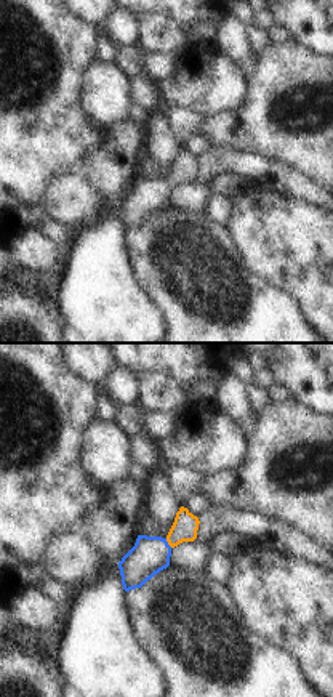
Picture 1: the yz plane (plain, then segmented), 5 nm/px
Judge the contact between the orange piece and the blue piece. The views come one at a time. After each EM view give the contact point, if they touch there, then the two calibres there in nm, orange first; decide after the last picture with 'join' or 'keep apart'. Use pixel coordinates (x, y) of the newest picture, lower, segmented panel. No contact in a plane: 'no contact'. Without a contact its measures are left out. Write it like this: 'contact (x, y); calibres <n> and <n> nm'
contact (168, 543); calibres 130 and 190 nm

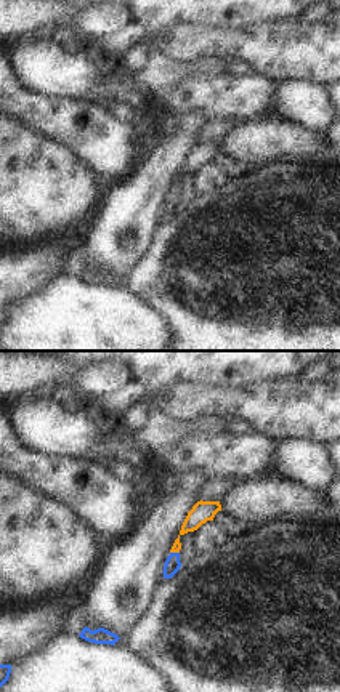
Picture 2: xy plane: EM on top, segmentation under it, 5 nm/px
contact (175, 551); calibres 110 and 80 nm

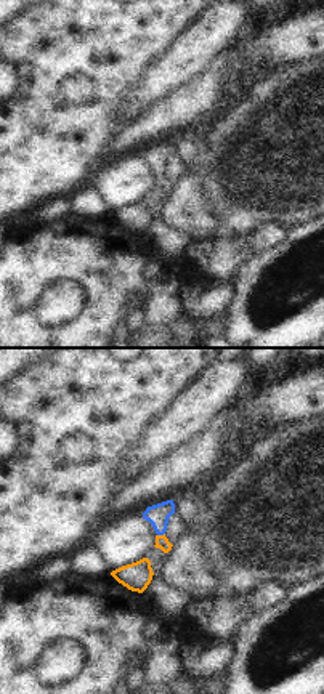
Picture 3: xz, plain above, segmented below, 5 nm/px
contact (161, 536); calibres 70 and 110 nm

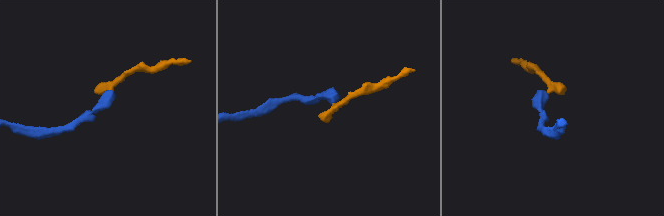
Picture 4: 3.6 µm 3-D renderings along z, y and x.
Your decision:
join

